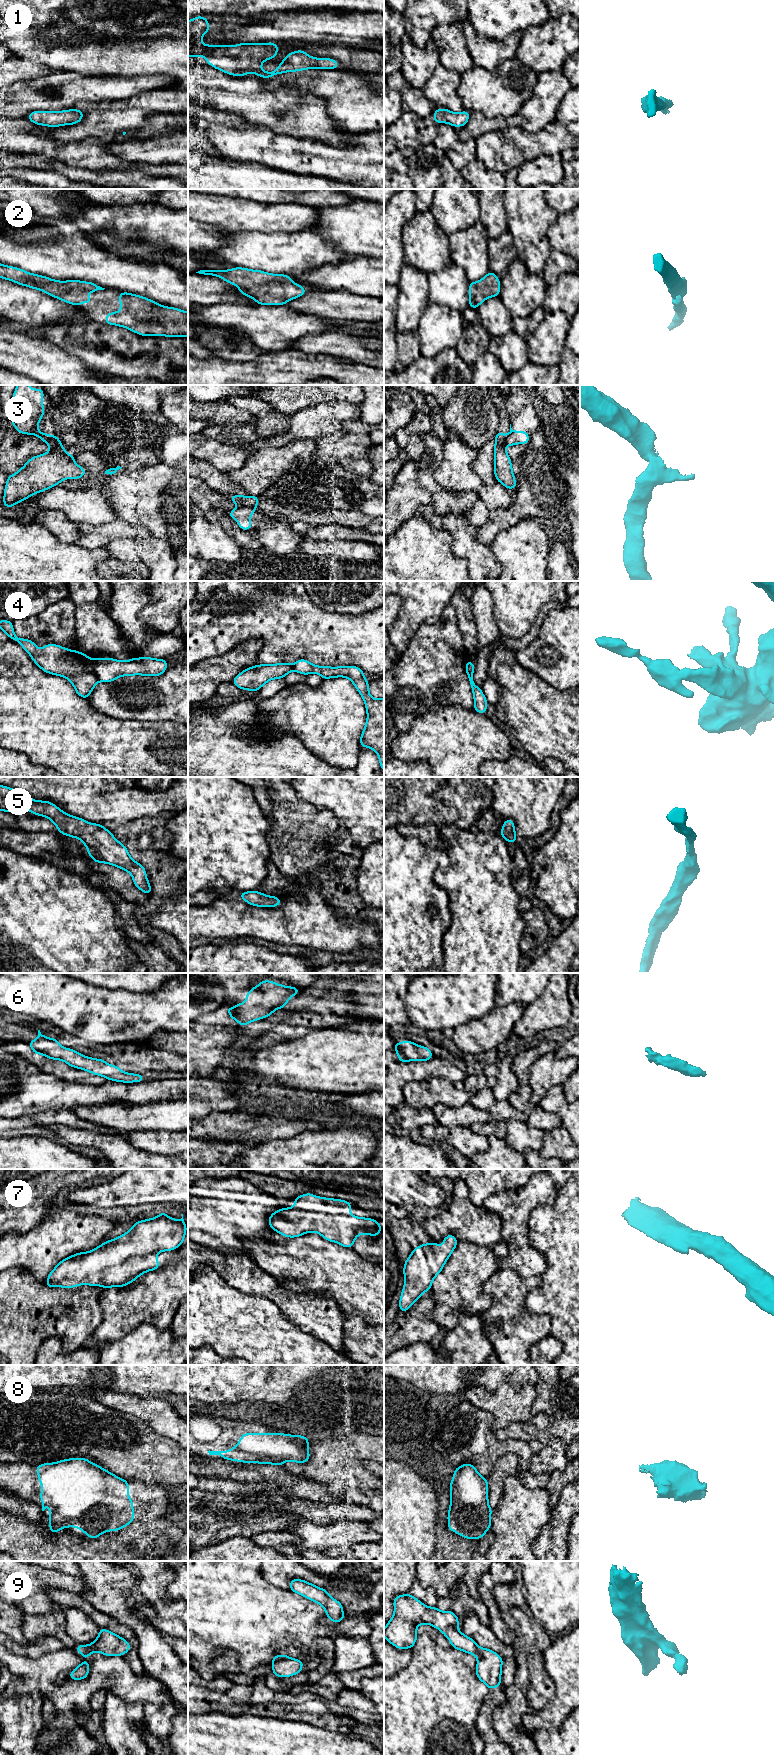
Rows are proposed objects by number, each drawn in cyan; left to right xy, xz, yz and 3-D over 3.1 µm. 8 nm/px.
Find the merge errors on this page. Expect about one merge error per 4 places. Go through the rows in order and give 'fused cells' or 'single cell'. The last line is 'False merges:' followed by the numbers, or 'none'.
1: single cell
2: single cell
3: fused cells
4: fused cells
5: single cell
6: single cell
7: single cell
8: single cell
9: single cell
False merges: 3, 4

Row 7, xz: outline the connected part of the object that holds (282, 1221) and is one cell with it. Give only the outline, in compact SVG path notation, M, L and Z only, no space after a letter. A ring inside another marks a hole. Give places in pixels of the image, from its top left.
M312 1193L300 1195L294 1200L292 1208L281 1208L268 1218L272 1230L285 1237L317 1232L327 1241L353 1248L360 1233L370 1236L381 1234L378 1221L352 1216L352 1203L346 1200L317 1197Z

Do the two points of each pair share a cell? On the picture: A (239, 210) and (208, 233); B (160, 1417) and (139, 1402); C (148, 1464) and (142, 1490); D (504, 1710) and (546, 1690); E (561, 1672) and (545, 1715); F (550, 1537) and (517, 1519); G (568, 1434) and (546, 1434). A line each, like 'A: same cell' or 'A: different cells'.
A: different cells
B: same cell
C: different cells
D: different cells
E: same cell
F: different cells
G: same cell

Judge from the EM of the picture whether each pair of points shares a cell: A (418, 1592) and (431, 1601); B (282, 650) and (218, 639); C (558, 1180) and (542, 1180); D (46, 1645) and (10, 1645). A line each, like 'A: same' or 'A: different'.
A: same
B: same
C: different
D: same

